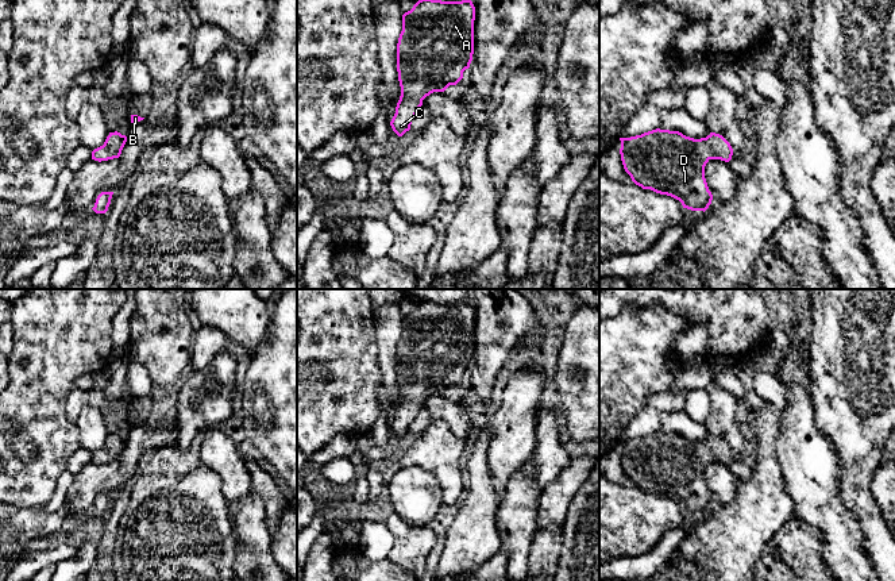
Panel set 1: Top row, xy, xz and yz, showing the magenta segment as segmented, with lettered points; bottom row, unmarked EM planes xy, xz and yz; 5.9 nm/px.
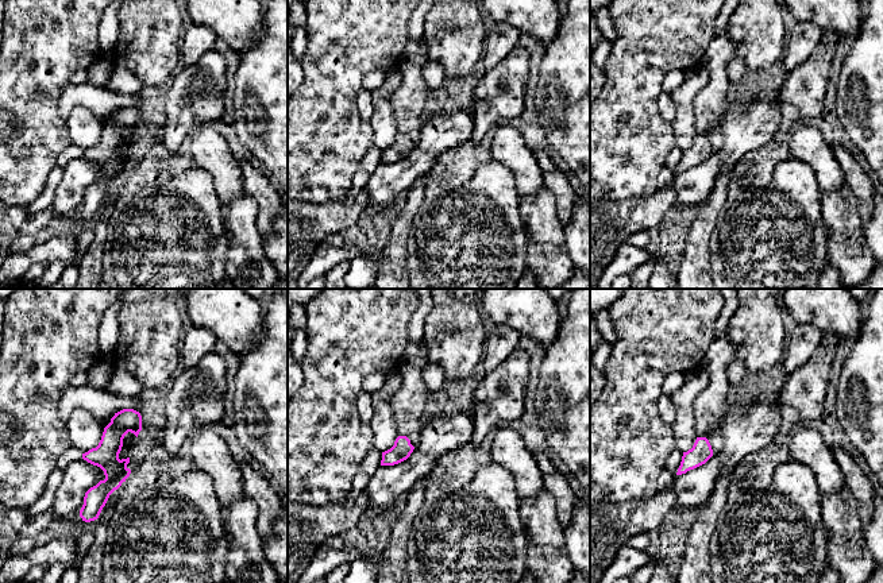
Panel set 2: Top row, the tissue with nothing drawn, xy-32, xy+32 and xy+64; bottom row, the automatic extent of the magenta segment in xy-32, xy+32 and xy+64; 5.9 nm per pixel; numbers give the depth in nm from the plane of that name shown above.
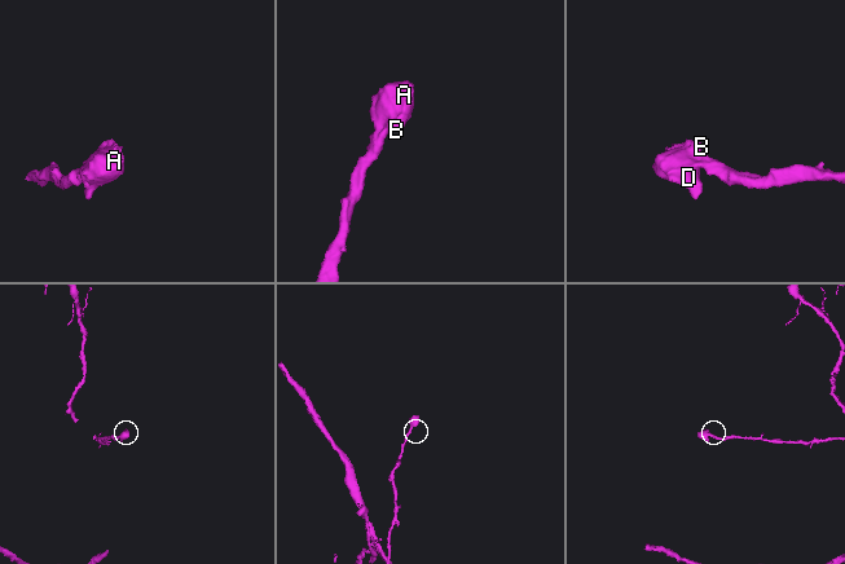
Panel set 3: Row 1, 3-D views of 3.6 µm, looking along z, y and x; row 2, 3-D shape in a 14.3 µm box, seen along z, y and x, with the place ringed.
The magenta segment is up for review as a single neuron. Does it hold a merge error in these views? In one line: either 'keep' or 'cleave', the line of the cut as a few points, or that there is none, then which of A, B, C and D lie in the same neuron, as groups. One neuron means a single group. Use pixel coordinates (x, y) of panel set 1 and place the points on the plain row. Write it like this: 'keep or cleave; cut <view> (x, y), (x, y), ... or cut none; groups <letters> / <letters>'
keep; cut none; groups A B C D

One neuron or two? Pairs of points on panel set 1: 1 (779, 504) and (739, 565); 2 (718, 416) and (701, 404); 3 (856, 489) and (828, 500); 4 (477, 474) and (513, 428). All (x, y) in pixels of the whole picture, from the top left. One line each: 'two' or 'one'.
1: one
2: two
3: two
4: two

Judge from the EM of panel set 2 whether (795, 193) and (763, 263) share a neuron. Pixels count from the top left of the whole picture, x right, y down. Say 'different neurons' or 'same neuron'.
same neuron

